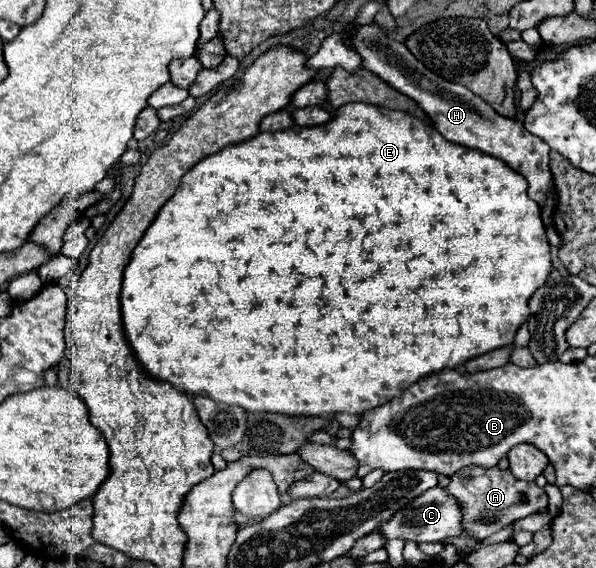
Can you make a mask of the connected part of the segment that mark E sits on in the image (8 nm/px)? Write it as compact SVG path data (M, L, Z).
M355 102L355 104L345 104L343 108L337 108L337 112L333 114L333 118L327 124L313 126L313 128L291 126L281 132L261 132L247 142L227 146L221 152L207 156L199 164L195 164L195 168L191 168L183 176L177 192L159 210L157 220L153 220L153 224L147 228L145 236L141 238L141 244L131 254L131 262L127 264L127 270L123 274L123 290L121 290L123 328L127 334L127 340L129 340L131 348L135 350L135 356L143 364L143 368L147 372L151 372L151 376L155 376L157 380L167 380L167 382L175 384L175 388L185 394L203 394L205 392L215 402L235 404L235 406L245 408L247 412L279 412L279 414L289 414L289 416L321 416L321 414L347 412L347 414L359 416L365 410L371 410L375 406L385 404L391 398L401 396L405 388L409 388L411 384L415 384L423 376L429 376L429 374L445 370L445 368L461 366L463 362L467 362L475 356L481 356L481 354L487 354L495 348L503 348L503 346L513 344L513 336L515 336L517 328L529 318L527 302L533 296L533 292L539 290L547 282L551 268L553 268L551 246L547 242L547 232L545 232L545 226L541 220L541 206L529 198L527 180L521 174L511 170L499 158L491 158L489 154L483 154L479 150L471 150L471 148L465 148L465 146L459 146L459 144L445 140L431 124L425 124L407 112Z

